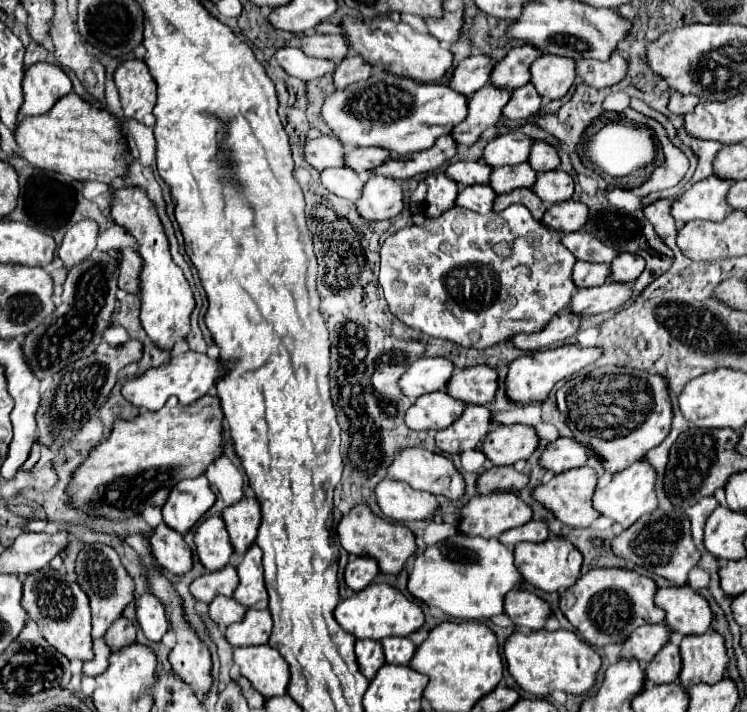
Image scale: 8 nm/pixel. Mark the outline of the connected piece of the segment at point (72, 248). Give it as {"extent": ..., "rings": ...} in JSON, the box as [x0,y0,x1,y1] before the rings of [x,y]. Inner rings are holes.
{"extent":[58,219,98,267],"rings":[[[82,219],[76,225],[72,225],[58,249],[58,255],[64,261],[64,265],[72,267],[78,261],[86,259],[96,249],[96,237],[98,223],[94,219]]]}

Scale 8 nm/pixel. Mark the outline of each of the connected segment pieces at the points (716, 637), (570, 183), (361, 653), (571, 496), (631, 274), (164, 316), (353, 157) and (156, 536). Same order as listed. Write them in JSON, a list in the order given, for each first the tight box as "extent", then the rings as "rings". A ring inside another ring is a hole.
[{"extent":[680,629,730,689],"rings":[[[708,629],[704,635],[686,635],[680,643],[680,655],[680,683],[684,689],[694,687],[696,683],[718,683],[724,679],[730,663],[724,637],[714,629]]]},{"extent":[534,169,574,203],"rings":[[[562,169],[538,173],[534,193],[538,193],[538,197],[544,203],[568,201],[572,197],[572,193],[574,193],[574,179]]]},{"extent":[356,639,386,679],"rings":[[[370,639],[356,641],[356,659],[358,659],[362,675],[372,679],[376,675],[376,671],[386,663],[382,643],[380,641],[370,641]]]},{"extent":[532,465,600,527],"rings":[[[588,465],[584,467],[576,467],[570,471],[564,471],[560,475],[554,475],[548,483],[536,487],[536,491],[532,493],[532,497],[536,501],[540,501],[542,505],[550,507],[550,511],[564,523],[570,527],[590,527],[590,523],[594,523],[600,513],[592,507],[592,495],[596,491],[596,471]]]},{"extent":[612,253,646,283],"rings":[[[620,253],[614,261],[612,261],[612,279],[614,281],[630,281],[634,283],[638,279],[638,275],[644,271],[646,261],[636,255],[636,253]]]},{"extent":[112,189,194,351],"rings":[[[120,189],[116,191],[114,203],[112,203],[112,219],[116,225],[124,227],[130,235],[136,237],[140,249],[138,253],[144,259],[144,269],[140,275],[140,287],[142,287],[142,313],[140,321],[146,329],[148,337],[162,349],[172,351],[176,341],[182,337],[188,337],[190,333],[190,315],[194,309],[194,295],[192,289],[178,265],[174,265],[168,241],[162,229],[162,223],[156,215],[154,203],[146,197],[142,189]]]},{"extent":[346,147,390,173],"rings":[[[356,147],[346,151],[346,165],[356,173],[364,173],[380,167],[390,157],[390,151],[384,147]]]},{"extent":[150,525,192,575],"rings":[[[160,525],[150,535],[150,547],[156,563],[172,575],[184,575],[192,569],[192,549],[186,545],[180,533],[174,533],[168,525]]]}]

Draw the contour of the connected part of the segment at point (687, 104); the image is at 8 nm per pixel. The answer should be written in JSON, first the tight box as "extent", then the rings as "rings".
{"extent":[668,91,698,115],"rings":[[[678,91],[670,93],[670,101],[668,101],[668,109],[676,115],[686,115],[690,113],[690,109],[694,109],[694,105],[698,105],[698,97],[696,95],[682,95]]]}

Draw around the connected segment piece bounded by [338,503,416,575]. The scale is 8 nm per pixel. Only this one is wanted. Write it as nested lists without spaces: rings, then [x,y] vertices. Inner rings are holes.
[[[364,503],[362,505],[356,505],[348,515],[342,517],[342,521],[338,525],[338,539],[340,539],[340,545],[348,553],[374,557],[378,561],[378,565],[380,565],[380,571],[382,573],[390,573],[390,575],[398,575],[402,571],[406,559],[416,551],[414,533],[406,525],[388,521],[384,517],[378,517]]]

